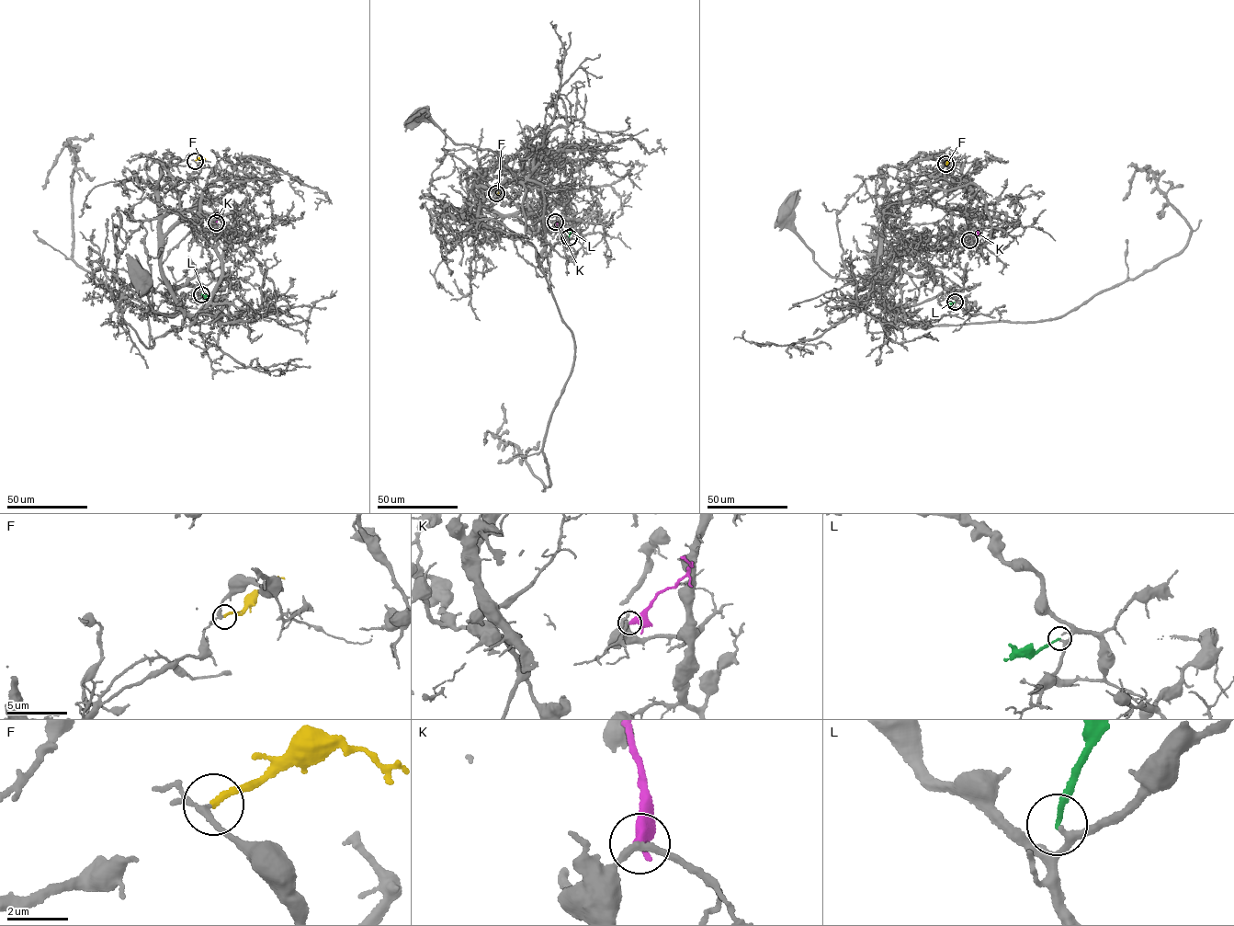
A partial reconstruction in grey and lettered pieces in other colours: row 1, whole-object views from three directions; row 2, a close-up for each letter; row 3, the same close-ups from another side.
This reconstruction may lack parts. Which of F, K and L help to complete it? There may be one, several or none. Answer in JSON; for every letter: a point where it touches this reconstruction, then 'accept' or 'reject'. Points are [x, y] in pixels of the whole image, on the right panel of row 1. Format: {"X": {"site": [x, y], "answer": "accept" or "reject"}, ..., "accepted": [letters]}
{"F": {"site": [945, 164], "answer": "accept"}, "K": {"site": [969, 240], "answer": "reject"}, "L": {"site": [955, 302], "answer": "reject"}, "accepted": ["F"]}

